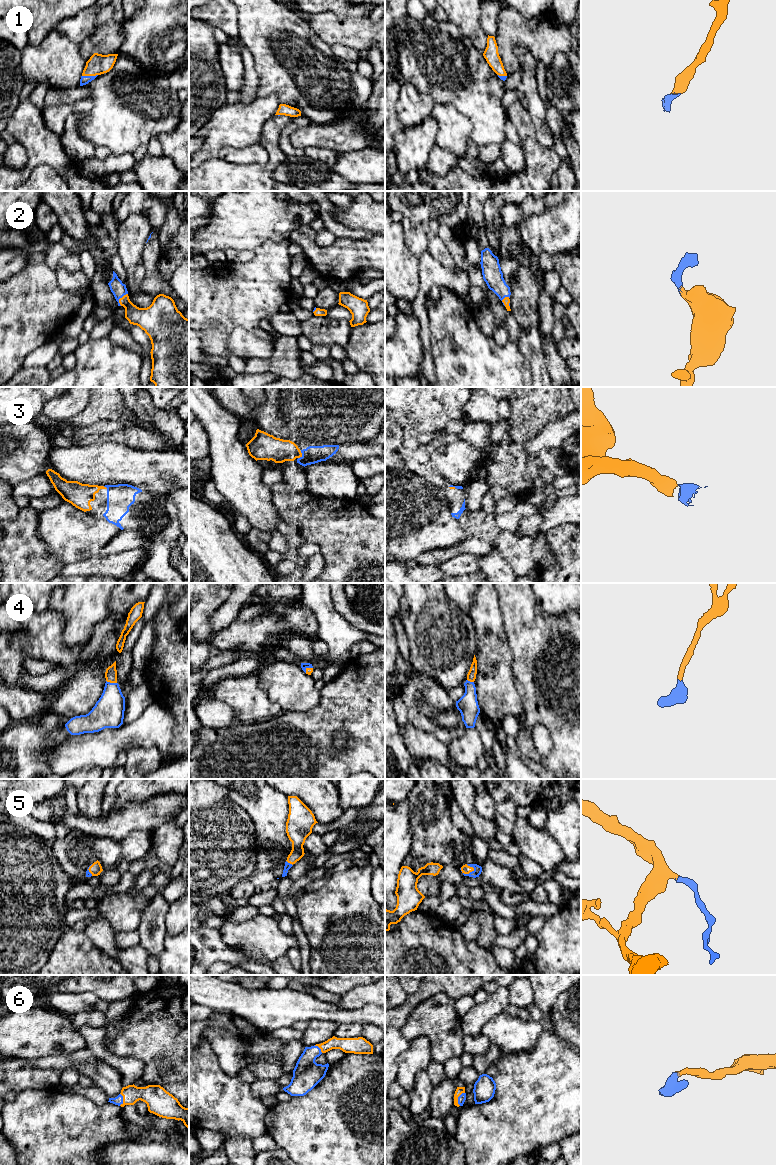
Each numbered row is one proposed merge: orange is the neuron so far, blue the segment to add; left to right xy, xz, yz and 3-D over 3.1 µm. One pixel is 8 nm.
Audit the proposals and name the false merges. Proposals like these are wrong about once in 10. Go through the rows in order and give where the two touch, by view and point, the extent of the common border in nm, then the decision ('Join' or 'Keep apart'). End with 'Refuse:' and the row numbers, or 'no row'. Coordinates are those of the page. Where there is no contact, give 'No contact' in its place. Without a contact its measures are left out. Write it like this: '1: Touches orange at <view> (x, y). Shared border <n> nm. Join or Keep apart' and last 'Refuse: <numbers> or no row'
1: Touches orange at xy (89, 75). Shared border 130 nm. Join
2: Touches orange at xy (120, 298). Shared border 120 nm. Join
3: Touches orange at xz (301, 455). Shared border 70 nm. Join
4: Touches orange at xy (111, 682). Shared border 90 nm. Join
5: Touches orange at yz (467, 873). Shared border 120 nm. Join
6: Touches orange at yz (457, 1098). Shared border 120 nm. Join
Refuse: no row

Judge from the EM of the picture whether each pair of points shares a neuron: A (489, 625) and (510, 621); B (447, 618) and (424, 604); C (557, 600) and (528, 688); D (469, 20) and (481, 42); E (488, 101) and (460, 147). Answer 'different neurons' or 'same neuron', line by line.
A: different neurons
B: same neuron
C: different neurons
D: same neuron
E: different neurons

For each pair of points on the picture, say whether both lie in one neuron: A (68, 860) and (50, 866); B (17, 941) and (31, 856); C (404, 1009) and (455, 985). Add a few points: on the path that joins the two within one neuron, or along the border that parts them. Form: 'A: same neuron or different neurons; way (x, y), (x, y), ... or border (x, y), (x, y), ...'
A: different neurons; border (52, 841), (54, 857), (71, 877)
B: same neuron; way (17, 920), (18, 877)
C: same neuron; way (417, 997), (431, 985), (442, 985)

